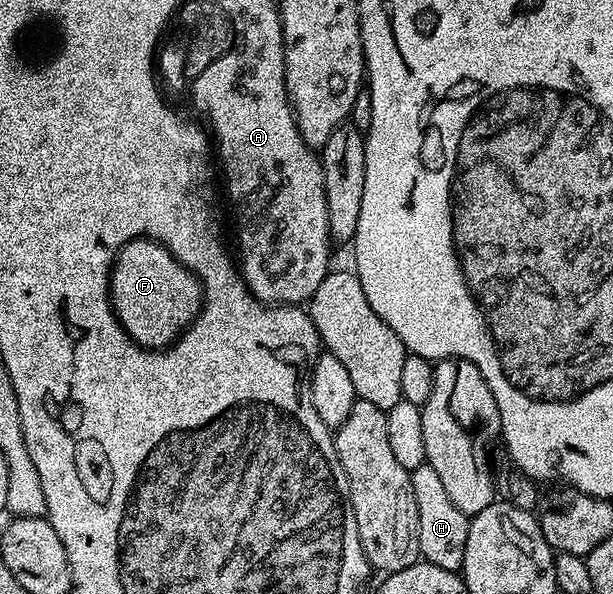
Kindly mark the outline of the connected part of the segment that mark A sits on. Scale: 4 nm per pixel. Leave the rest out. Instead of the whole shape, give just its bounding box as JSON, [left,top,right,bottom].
[205,79,334,305]

